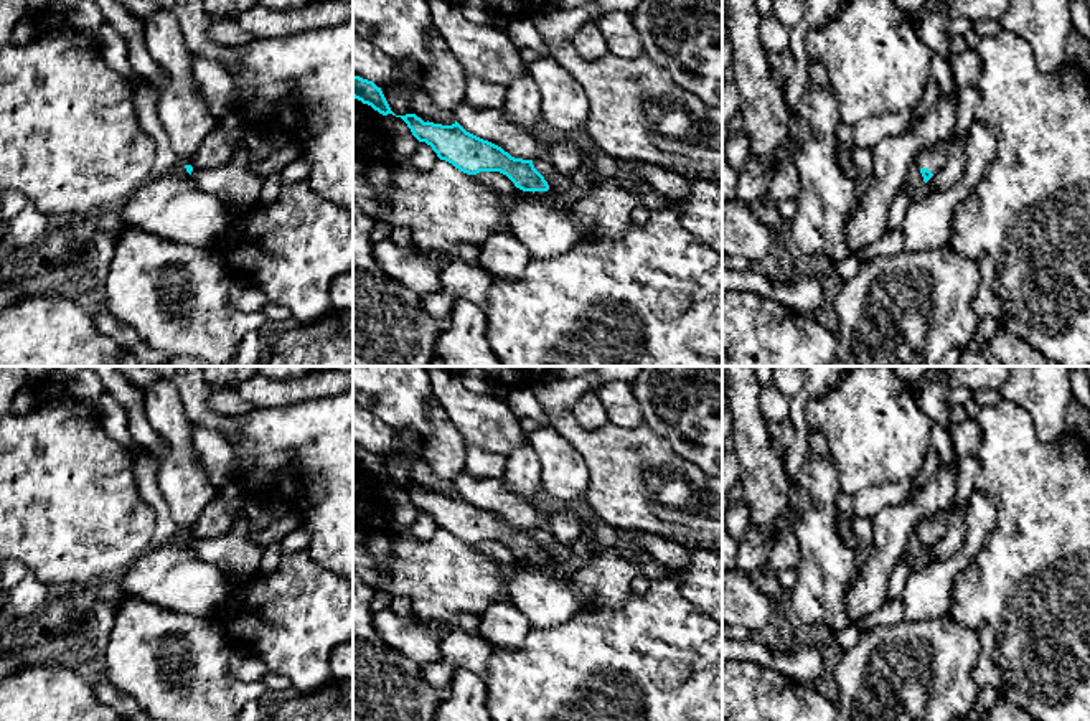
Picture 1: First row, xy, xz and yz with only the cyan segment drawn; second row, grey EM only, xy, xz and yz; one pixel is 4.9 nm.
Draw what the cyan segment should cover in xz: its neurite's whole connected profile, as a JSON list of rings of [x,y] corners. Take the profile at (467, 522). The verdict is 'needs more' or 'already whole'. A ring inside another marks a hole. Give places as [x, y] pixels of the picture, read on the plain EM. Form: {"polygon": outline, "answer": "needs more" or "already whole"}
{"polygon": [[[416,483],[401,487],[419,511],[432,516],[440,530],[463,543],[500,541],[523,561],[547,561],[549,554],[533,530],[514,528],[501,516],[467,502],[457,490],[452,495],[424,492]]], "answer": "already whole"}

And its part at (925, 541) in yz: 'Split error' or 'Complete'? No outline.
Split error

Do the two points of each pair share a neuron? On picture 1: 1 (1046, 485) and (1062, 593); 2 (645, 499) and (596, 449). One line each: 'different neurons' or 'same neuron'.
1: same neuron
2: same neuron

